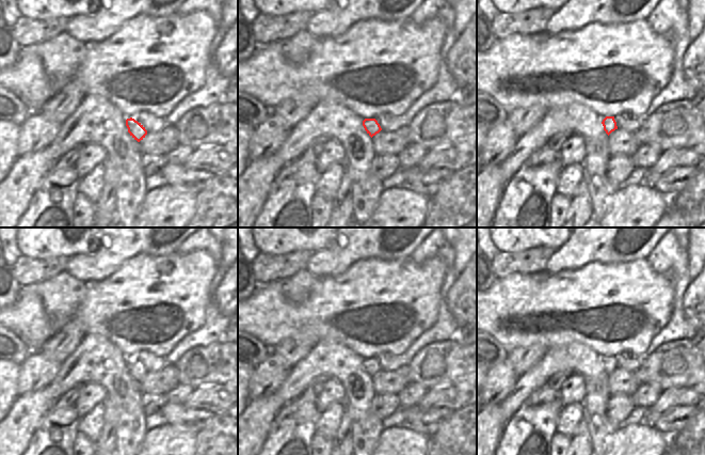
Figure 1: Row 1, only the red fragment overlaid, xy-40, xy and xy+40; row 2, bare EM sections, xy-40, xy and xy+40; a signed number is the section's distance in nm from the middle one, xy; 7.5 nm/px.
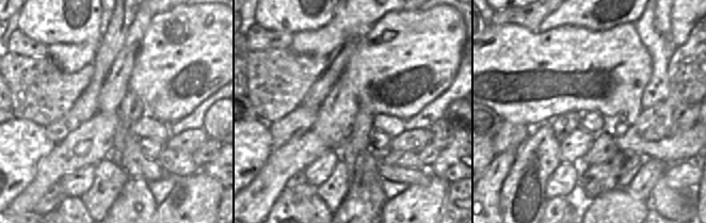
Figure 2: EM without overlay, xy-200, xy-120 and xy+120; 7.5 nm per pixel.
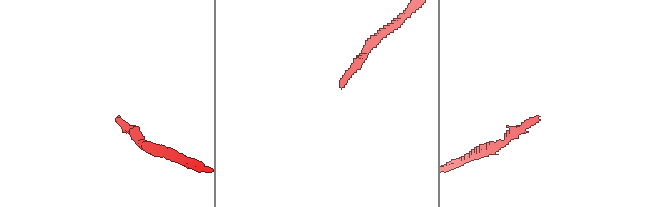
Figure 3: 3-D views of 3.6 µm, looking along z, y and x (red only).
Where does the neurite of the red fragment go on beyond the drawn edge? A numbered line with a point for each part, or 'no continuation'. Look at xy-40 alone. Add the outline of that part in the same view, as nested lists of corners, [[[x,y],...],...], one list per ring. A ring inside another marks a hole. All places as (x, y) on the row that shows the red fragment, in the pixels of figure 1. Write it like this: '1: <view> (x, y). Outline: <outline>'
no continuation

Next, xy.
no continuation

